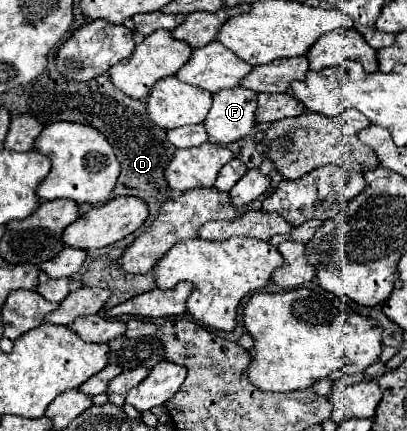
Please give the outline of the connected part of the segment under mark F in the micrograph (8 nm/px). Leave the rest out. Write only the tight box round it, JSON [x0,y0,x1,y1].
[204,87,258,145]

